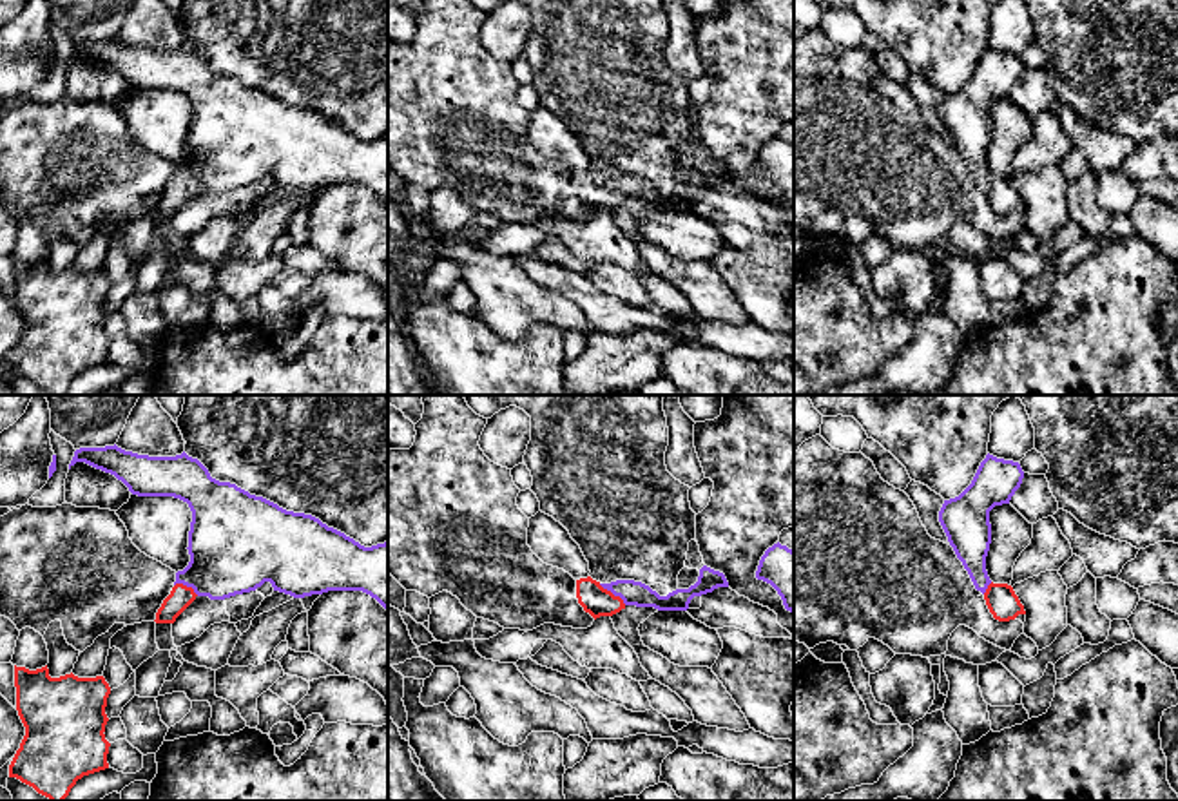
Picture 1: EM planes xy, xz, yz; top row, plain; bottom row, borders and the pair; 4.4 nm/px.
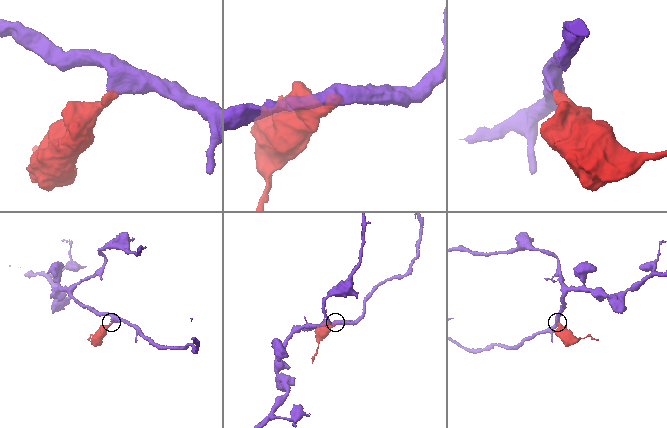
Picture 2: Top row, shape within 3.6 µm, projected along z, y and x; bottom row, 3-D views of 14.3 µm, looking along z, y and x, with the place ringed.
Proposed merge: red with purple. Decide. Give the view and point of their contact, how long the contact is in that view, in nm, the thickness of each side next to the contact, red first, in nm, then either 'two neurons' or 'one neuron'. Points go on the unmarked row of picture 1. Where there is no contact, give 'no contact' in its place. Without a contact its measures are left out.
xz (611, 187) | 160 nm | 130/110 nm | one neuron

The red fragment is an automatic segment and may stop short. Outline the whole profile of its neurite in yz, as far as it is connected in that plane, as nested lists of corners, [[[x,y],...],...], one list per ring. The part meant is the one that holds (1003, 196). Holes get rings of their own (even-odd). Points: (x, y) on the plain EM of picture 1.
[[[986,49],[971,78],[955,92],[944,94],[939,116],[977,185],[995,214],[1009,216],[1026,208],[1024,199],[1008,178],[993,178],[986,165],[991,138],[990,105],[1009,98],[1020,82],[1024,65],[1019,56]]]

